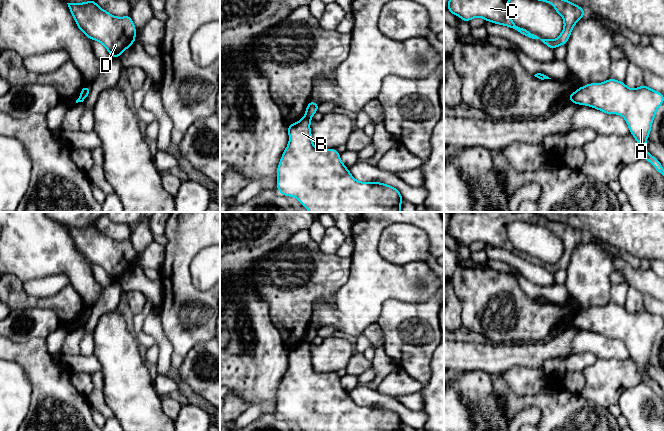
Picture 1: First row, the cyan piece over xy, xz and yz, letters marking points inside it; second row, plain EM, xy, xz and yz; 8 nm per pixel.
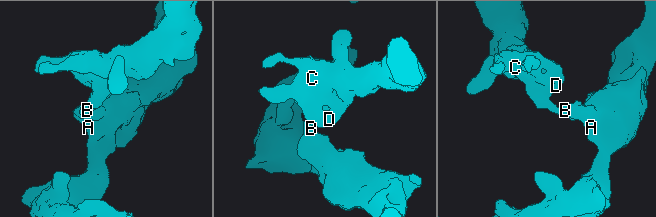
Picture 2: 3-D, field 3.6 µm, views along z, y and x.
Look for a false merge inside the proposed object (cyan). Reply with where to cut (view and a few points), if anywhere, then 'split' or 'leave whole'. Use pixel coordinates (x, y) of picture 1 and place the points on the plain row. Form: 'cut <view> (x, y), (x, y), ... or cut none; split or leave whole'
cut xz (304, 340), (310, 343); split

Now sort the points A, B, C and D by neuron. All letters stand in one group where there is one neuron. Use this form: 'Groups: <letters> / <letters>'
Groups: A B / C D

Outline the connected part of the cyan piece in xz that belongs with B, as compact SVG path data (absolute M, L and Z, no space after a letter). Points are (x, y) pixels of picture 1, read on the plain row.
M303 341L288 349L289 367L277 391L277 413L285 421L293 420L304 431L401 431L402 419L393 410L359 406L342 387L337 373L317 373L310 354L311 343Z

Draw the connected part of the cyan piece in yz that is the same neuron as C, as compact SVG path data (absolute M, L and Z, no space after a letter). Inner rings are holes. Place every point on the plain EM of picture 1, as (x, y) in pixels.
M453 212L447 232L450 237L465 246L482 241L485 245L508 250L523 260L540 263L552 274L568 266L575 248L586 238L580 230L566 223L550 221L535 212ZM514 221L552 227L554 234L564 245L564 252L559 261L554 264L540 263L527 253L516 250L507 233L508 226Z

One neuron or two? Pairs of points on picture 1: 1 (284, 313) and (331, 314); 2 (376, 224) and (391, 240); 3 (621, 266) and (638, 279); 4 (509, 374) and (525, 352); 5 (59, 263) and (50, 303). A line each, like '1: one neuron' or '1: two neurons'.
1: two neurons
2: two neurons
3: one neuron
4: two neurons
5: two neurons

